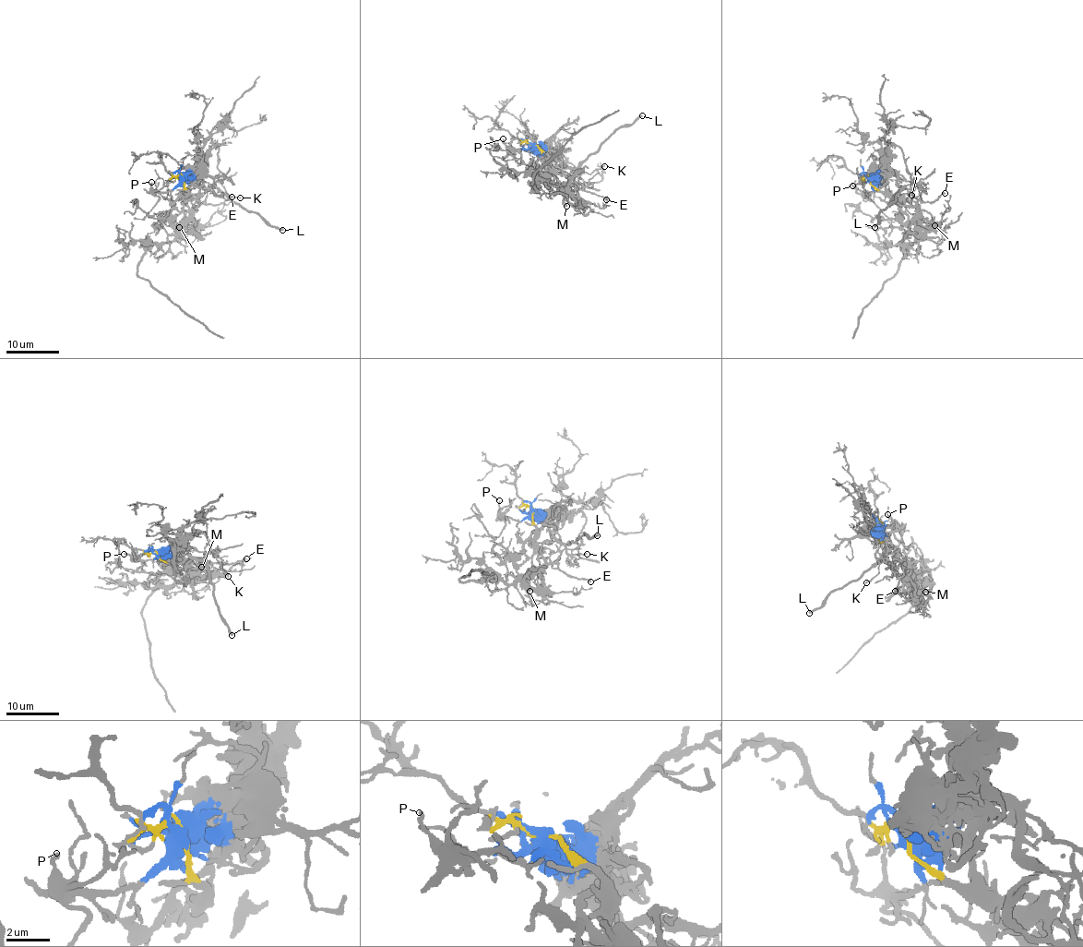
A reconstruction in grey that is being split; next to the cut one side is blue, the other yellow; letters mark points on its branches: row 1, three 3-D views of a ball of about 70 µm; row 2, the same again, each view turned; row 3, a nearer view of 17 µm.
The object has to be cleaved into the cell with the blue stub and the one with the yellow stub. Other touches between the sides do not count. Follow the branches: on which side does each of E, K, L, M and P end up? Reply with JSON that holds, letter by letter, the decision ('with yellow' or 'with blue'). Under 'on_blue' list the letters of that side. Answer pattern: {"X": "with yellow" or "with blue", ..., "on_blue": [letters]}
{"E": "with yellow", "K": "with blue", "L": "with blue", "M": "with yellow", "P": "with blue", "on_blue": ["K", "L", "P"]}

